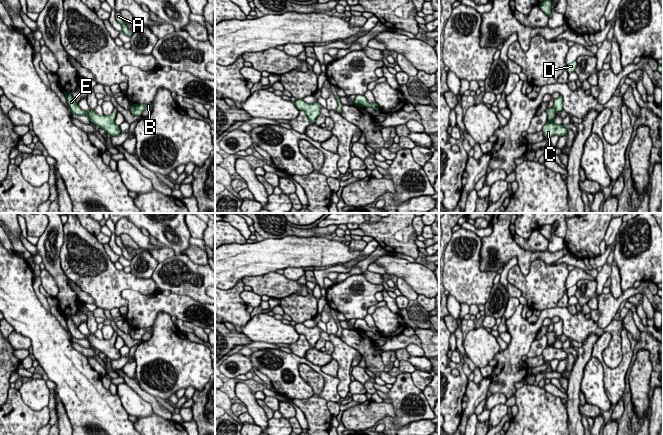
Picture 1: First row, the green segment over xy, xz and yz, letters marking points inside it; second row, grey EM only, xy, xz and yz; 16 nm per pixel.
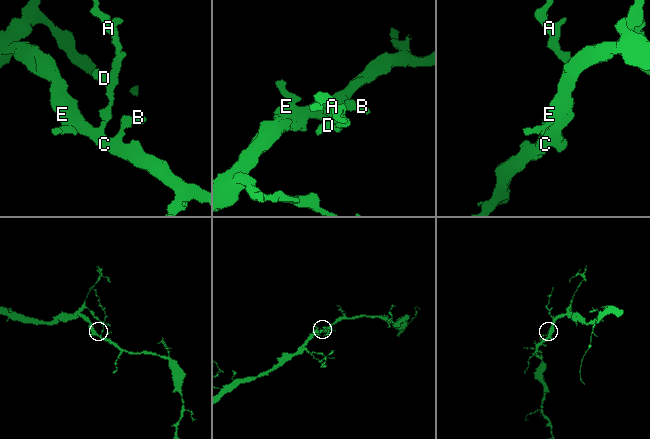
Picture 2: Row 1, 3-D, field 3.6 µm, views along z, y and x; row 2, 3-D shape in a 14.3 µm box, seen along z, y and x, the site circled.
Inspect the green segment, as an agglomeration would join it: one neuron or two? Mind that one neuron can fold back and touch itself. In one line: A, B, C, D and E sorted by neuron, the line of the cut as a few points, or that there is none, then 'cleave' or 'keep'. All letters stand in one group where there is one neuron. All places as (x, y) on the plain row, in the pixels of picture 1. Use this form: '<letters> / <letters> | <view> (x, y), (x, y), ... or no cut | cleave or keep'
A B C D E | no cut | keep

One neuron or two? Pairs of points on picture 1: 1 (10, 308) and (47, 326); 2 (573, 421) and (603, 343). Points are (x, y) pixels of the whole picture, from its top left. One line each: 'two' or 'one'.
1: one
2: two

